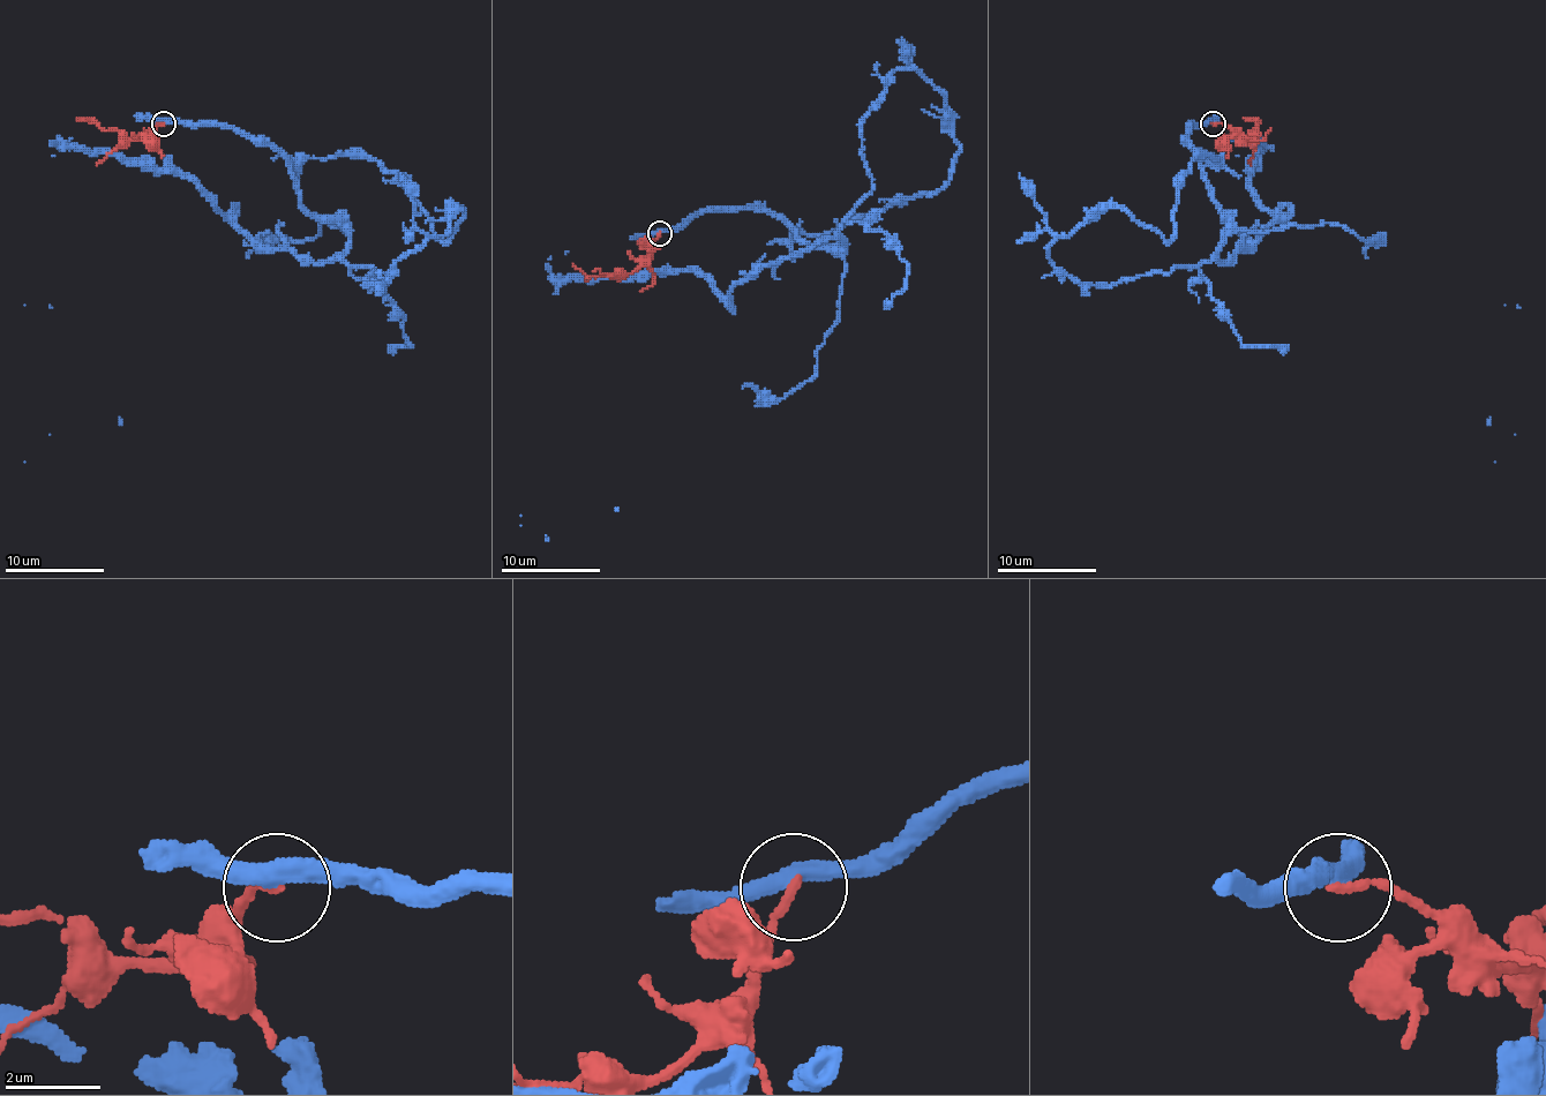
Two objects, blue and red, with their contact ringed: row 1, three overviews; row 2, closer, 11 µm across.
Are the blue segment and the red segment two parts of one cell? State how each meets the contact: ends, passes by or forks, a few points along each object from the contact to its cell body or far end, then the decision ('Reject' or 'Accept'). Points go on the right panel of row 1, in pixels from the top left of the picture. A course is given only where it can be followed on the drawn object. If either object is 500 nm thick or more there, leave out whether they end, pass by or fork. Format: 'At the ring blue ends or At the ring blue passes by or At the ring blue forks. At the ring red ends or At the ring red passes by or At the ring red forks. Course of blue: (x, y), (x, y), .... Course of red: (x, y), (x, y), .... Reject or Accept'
At the ring blue passes by. At the ring red ends. Course of blue: (1210, 124), (1210, 257), (1096, 285), (1049, 260), (1109, 208), (1166, 240), (1176, 182), (1223, 158). Course of red: (1214, 124), (1236, 128), (1246, 137), (1253, 137), (1255, 124), (1243, 118). Reject

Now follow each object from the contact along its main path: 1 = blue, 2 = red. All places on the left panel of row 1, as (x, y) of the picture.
1: (164, 124), (265, 141), (298, 200), (349, 232), (366, 285), (463, 210), (448, 240), (375, 160), (271, 158)
2: (164, 124), (144, 137), (134, 137), (102, 130), (76, 118)

